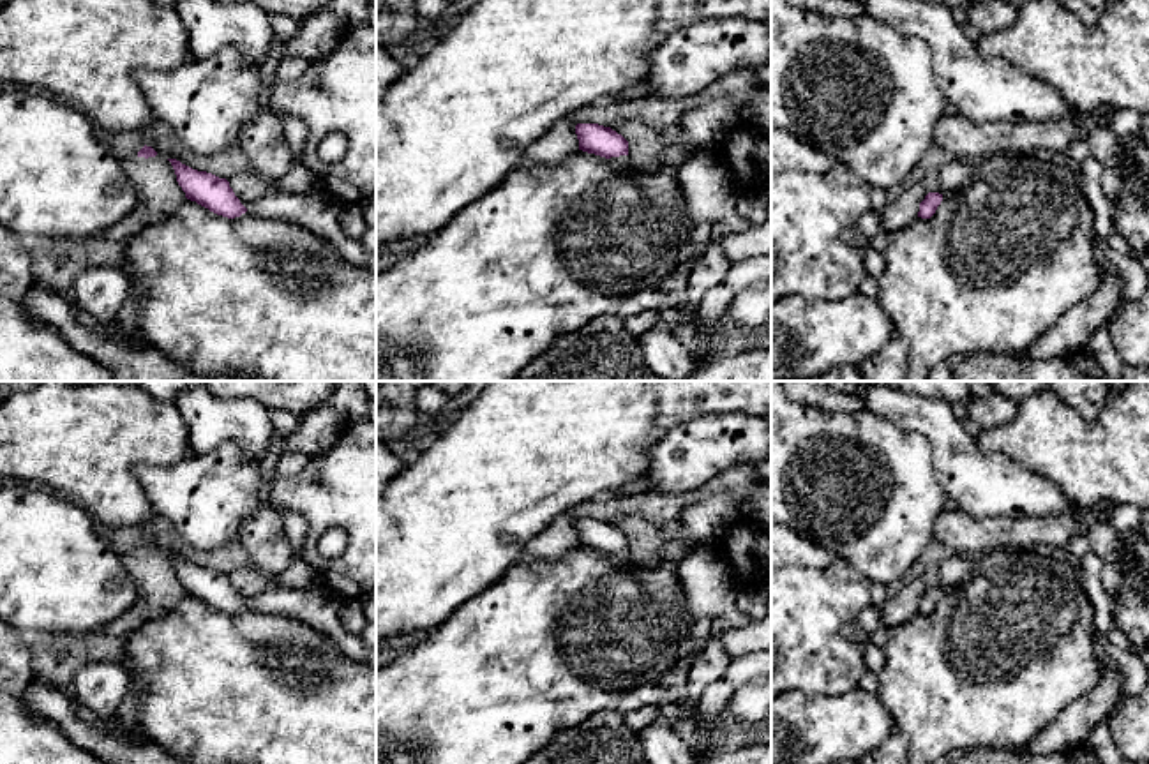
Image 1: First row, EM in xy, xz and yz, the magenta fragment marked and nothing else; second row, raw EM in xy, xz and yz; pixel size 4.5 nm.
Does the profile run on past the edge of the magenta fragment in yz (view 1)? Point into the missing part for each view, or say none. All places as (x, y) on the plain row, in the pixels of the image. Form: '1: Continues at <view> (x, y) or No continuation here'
1: No continuation here

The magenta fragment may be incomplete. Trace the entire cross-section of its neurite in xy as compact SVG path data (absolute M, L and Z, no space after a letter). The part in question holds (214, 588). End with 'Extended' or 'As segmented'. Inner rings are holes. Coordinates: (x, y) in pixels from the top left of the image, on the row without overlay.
M168 554L175 565L176 577L185 588L185 593L208 603L210 607L235 614L247 603L235 591L229 577L207 566L192 565L176 554Z. As segmented

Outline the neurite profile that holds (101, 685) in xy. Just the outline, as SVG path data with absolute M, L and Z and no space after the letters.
M124 660L90 662L78 670L71 690L99 718L111 718L131 690L131 674Z

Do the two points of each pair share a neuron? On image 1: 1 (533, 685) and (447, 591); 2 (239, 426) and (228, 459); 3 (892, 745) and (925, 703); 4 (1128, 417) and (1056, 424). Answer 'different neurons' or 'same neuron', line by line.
1: different neurons
2: different neurons
3: different neurons
4: same neuron

